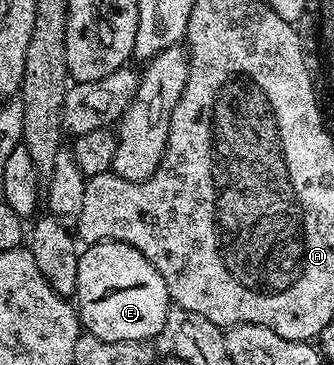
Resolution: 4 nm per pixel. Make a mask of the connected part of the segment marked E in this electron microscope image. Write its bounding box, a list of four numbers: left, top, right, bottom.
[76,243,172,343]

